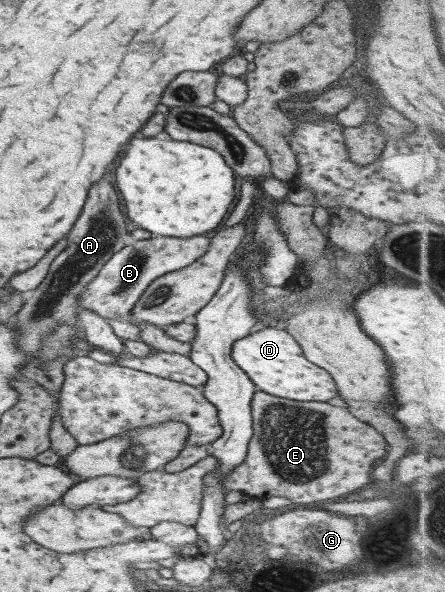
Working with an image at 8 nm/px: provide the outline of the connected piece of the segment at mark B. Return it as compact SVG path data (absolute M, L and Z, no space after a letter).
M210 236L160 237L129 241L112 254L78 297L79 309L92 310L104 319L128 320L130 310L147 286L166 272L191 264L209 246Z

